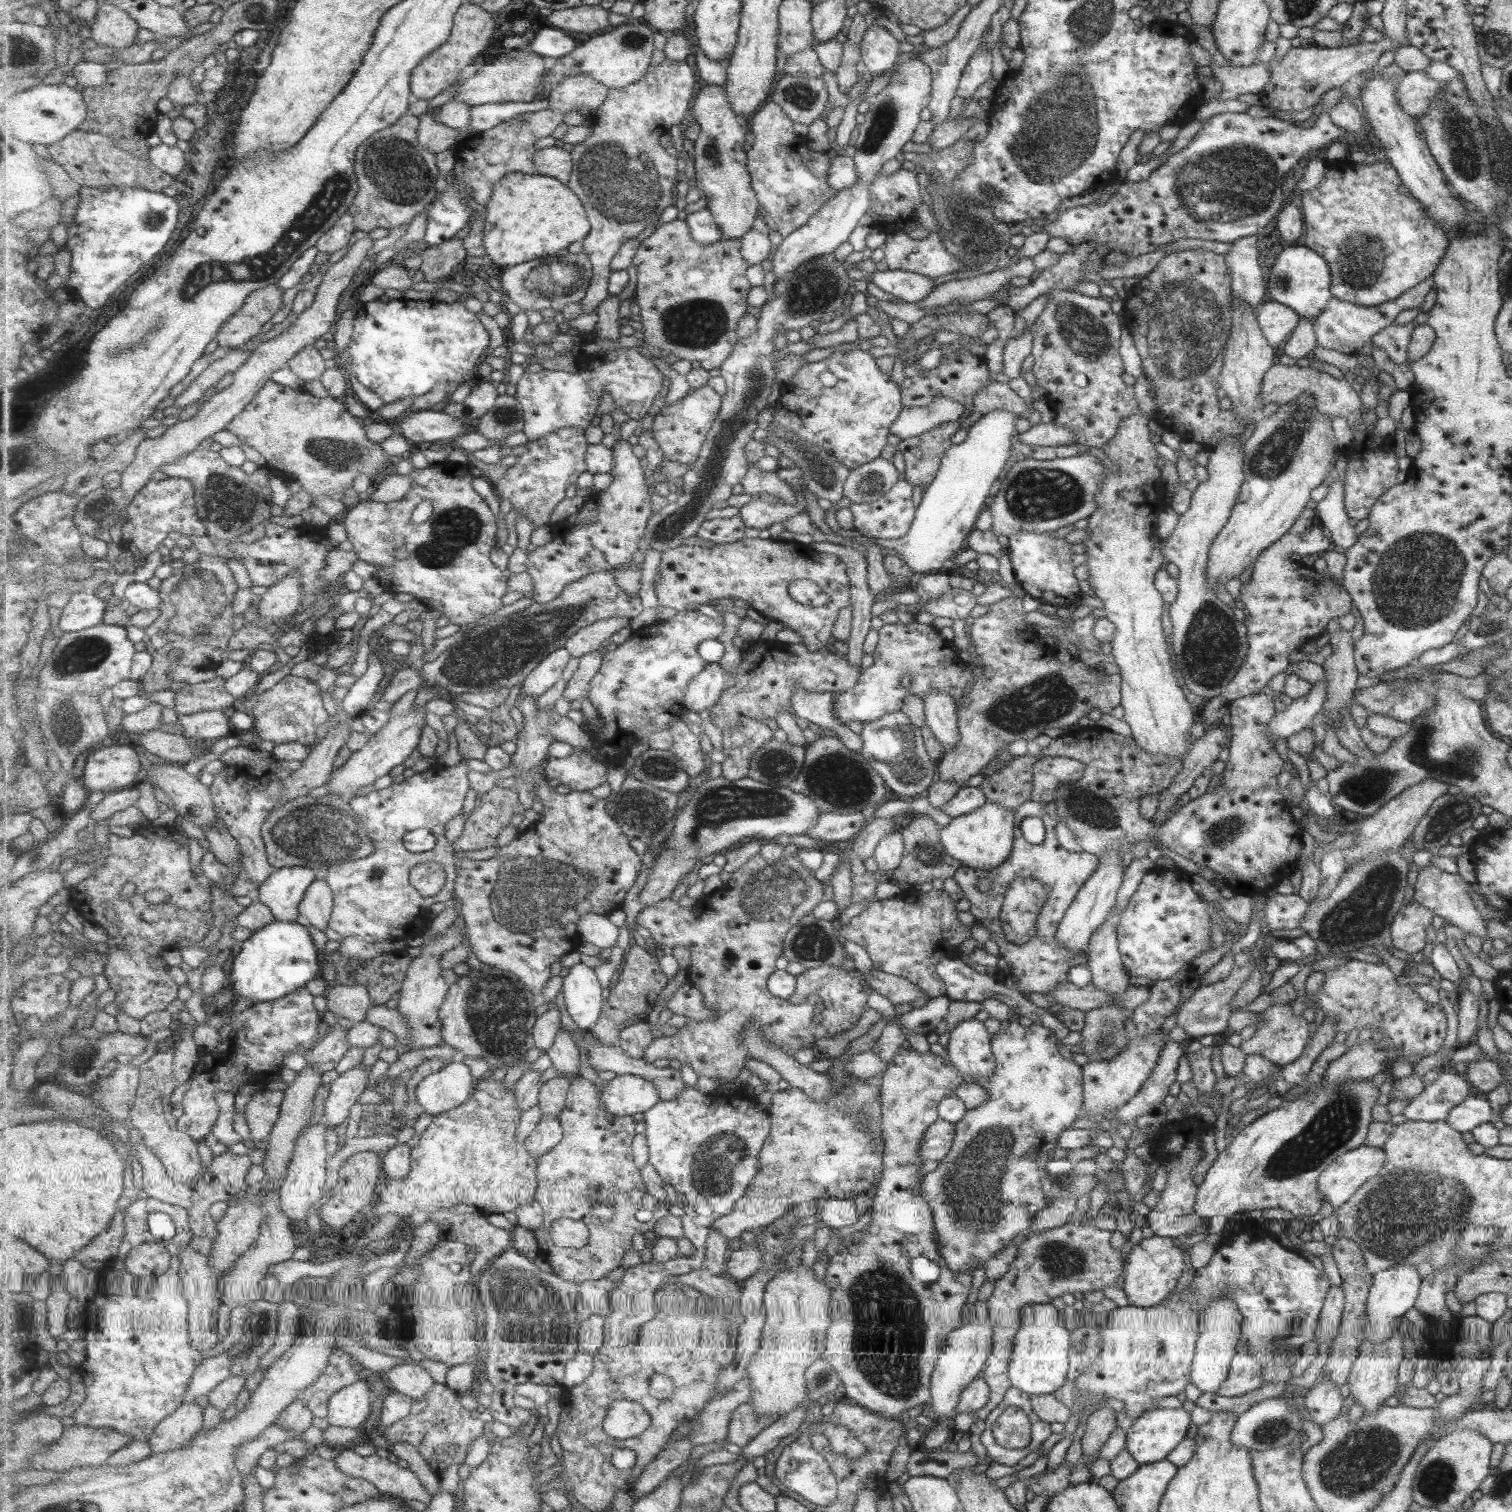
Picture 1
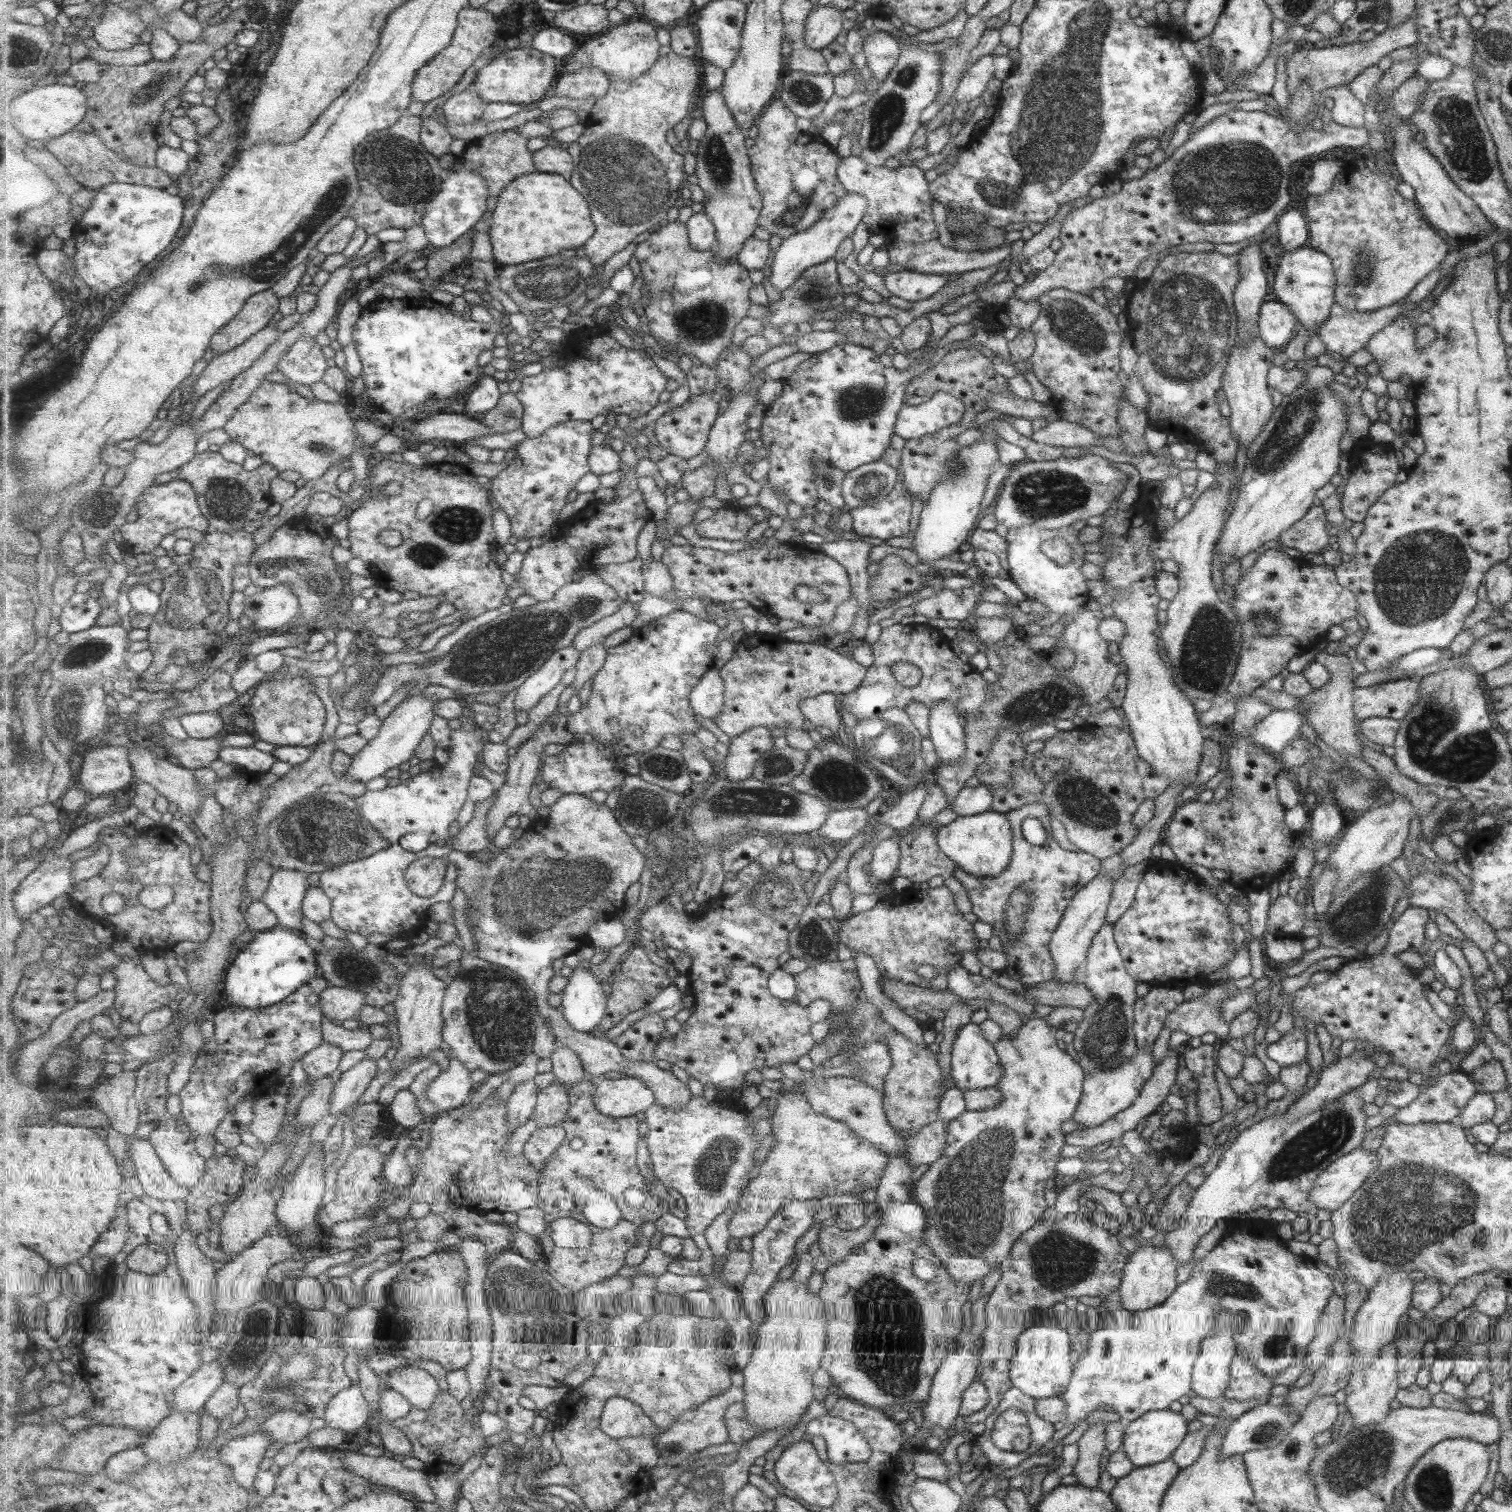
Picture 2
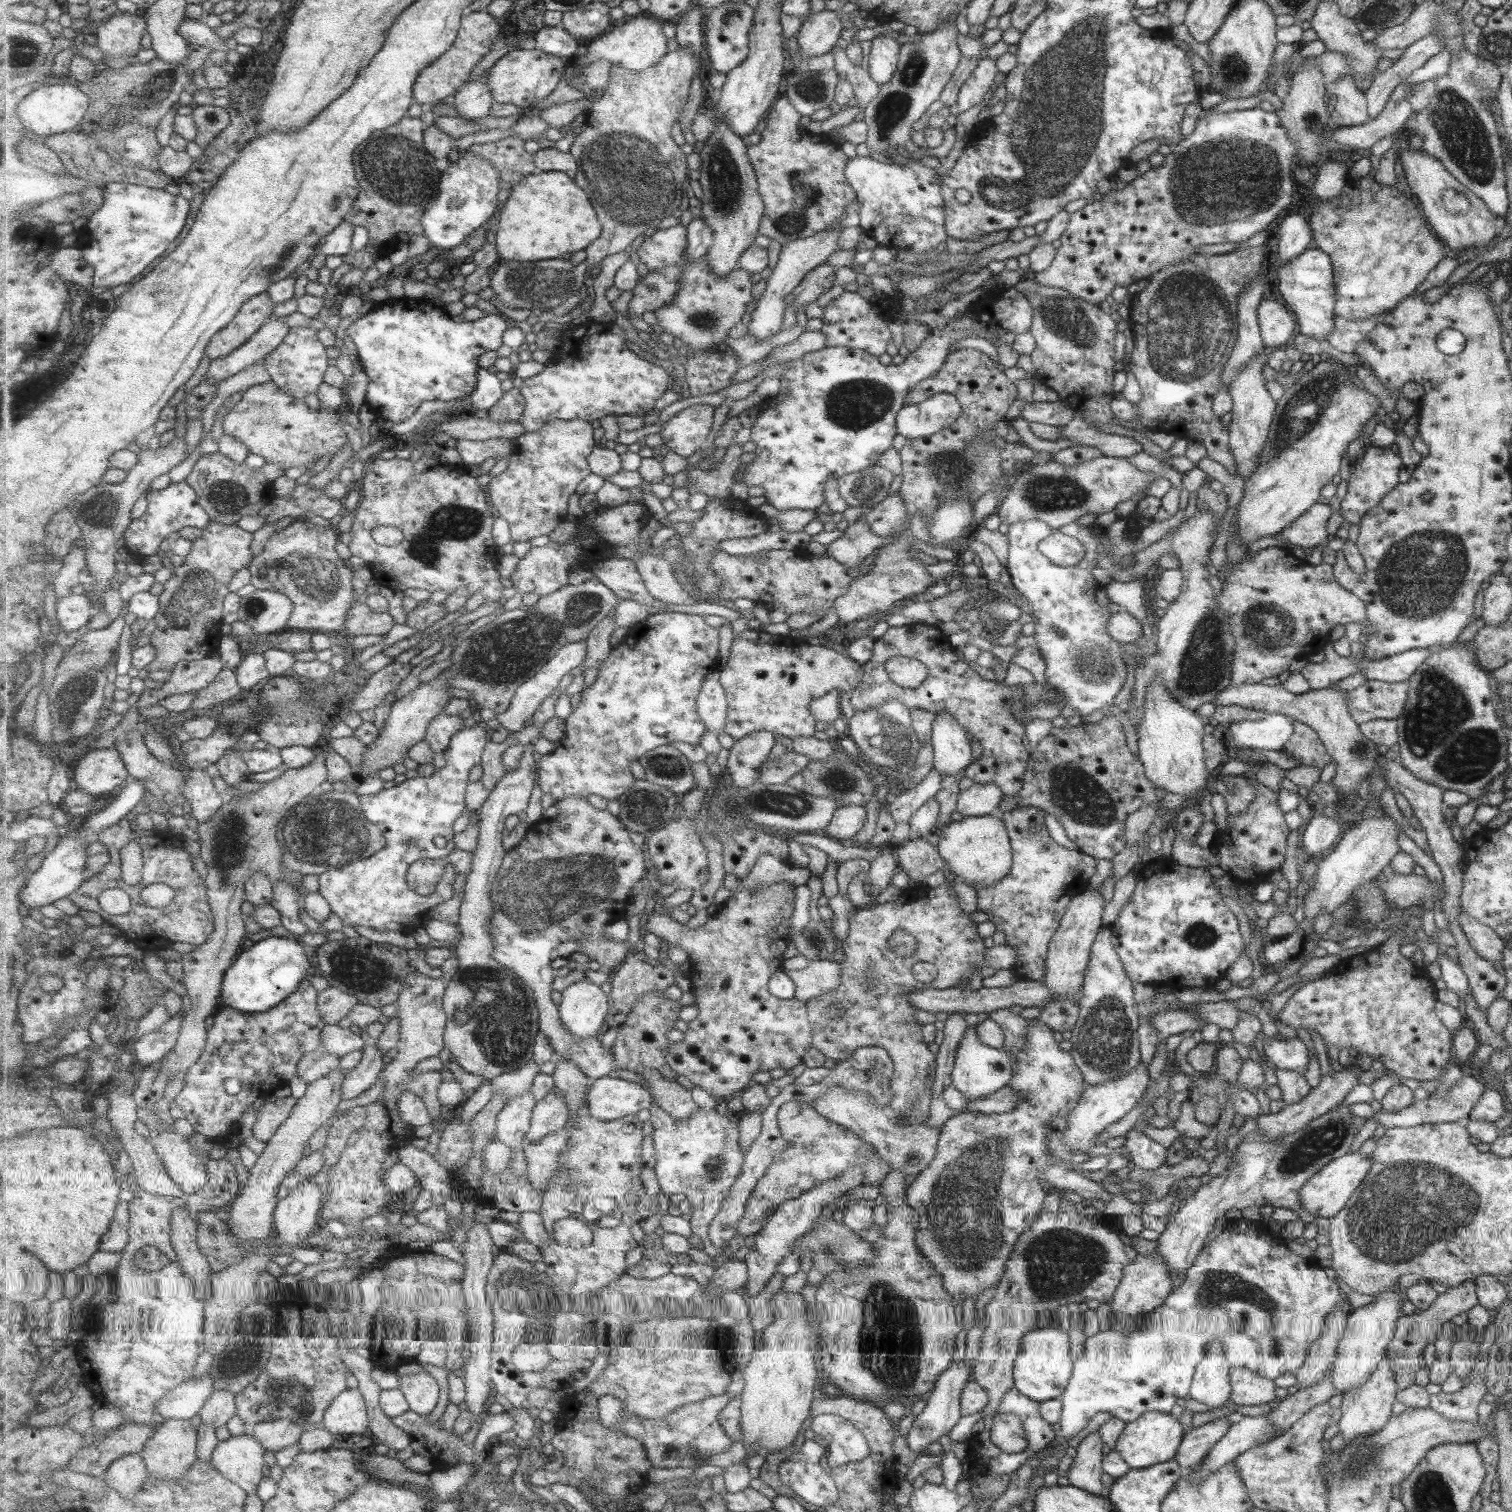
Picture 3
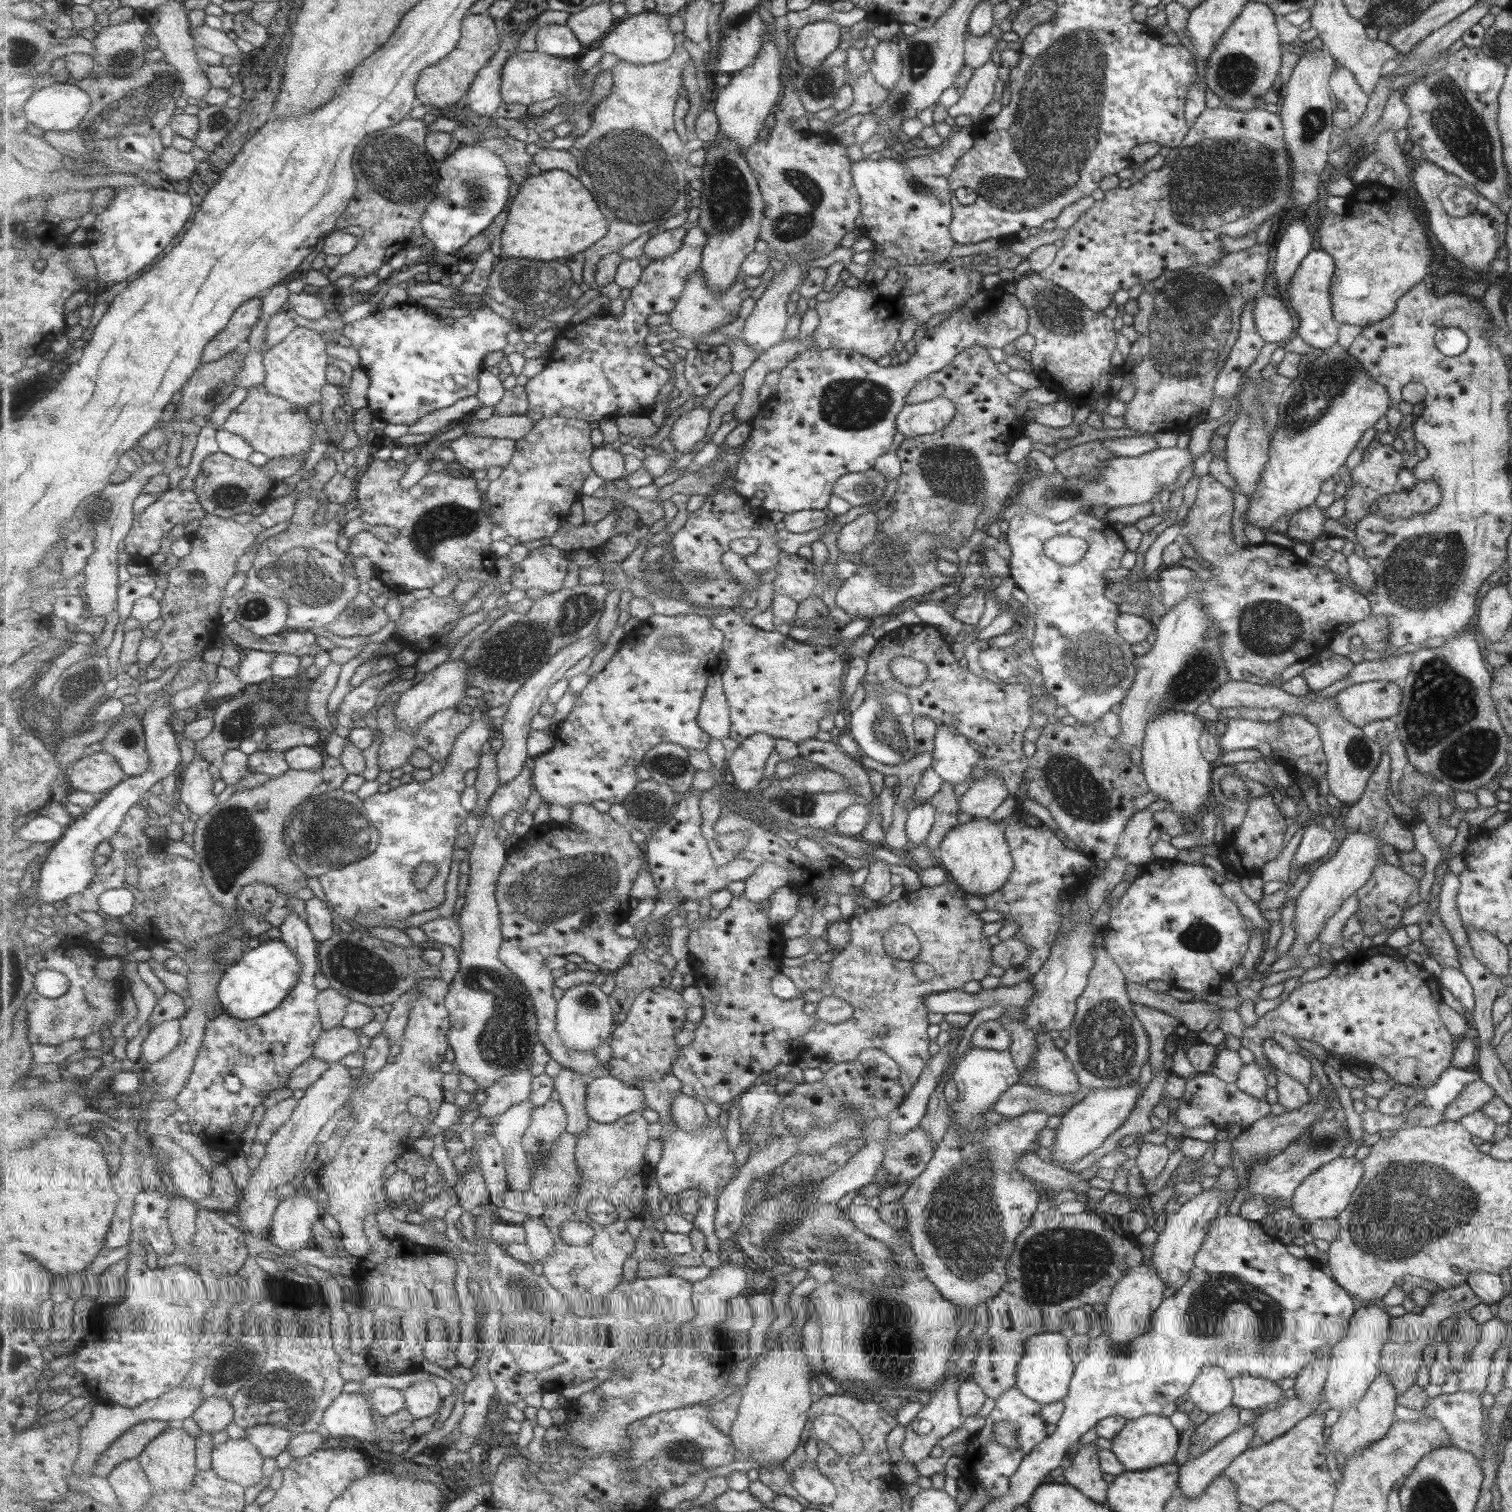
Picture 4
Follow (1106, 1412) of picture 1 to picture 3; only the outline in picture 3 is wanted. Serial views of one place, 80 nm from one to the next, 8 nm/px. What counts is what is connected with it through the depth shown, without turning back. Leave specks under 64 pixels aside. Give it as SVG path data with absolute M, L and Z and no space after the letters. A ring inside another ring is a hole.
M1099 1431L1089 1433L1082 1438L1076 1447L1076 1455L1072 1458L1072 1463L1064 1473L1069 1485L1094 1495L1101 1495L1103 1481L1100 1480L1100 1476L1103 1474L1104 1458L1101 1454L1101 1446L1103 1443Z

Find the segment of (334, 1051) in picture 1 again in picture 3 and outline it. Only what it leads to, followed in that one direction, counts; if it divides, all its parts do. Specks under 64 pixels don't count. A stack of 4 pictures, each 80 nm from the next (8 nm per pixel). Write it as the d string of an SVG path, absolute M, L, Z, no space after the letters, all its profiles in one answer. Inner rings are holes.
M325 1049L308 1052L298 1065L297 1076L312 1083L338 1070L341 1059Z

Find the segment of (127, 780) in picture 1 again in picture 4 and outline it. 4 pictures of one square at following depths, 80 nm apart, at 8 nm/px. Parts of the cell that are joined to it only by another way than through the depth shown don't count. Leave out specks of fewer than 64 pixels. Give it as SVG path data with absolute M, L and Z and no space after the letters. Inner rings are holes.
M102 750L87 756L71 766L67 779L77 792L108 794L130 777L123 772L115 756Z

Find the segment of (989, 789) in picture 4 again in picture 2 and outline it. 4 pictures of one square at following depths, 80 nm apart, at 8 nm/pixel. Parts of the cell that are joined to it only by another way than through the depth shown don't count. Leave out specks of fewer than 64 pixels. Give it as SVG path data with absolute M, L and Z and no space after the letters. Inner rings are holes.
M985 785L975 786L975 788L963 788L955 800L951 800L951 804L946 806L951 813L957 817L973 816L992 810L993 796L989 793L989 789Z

